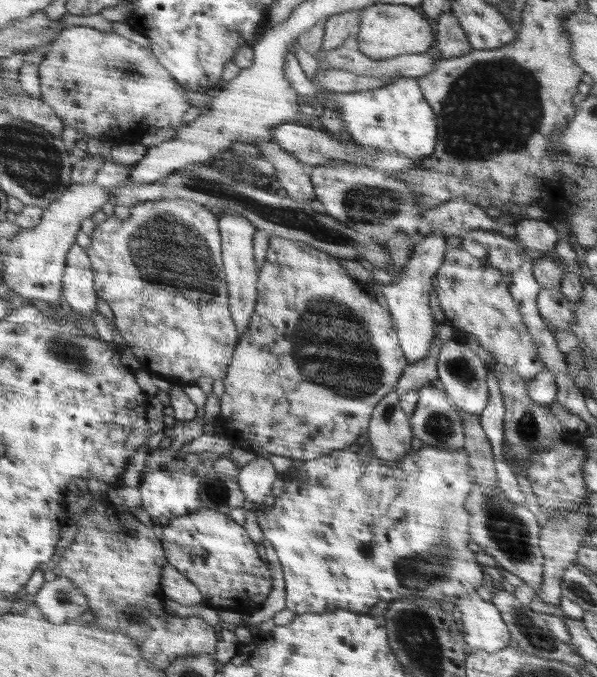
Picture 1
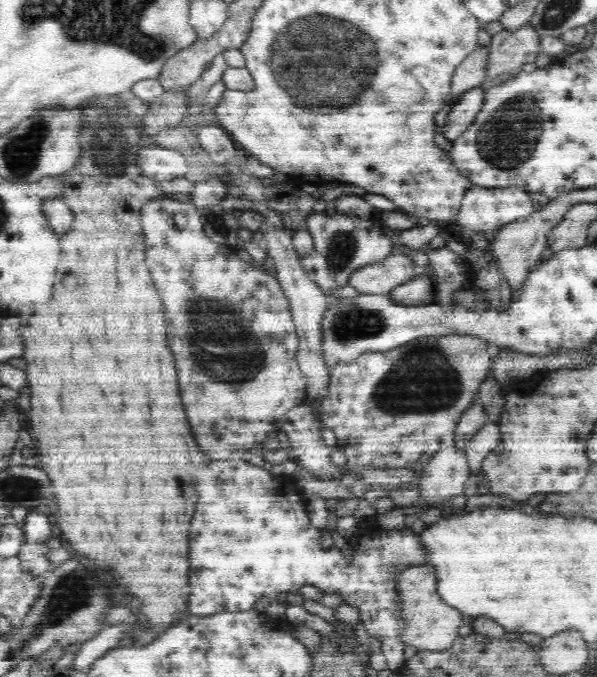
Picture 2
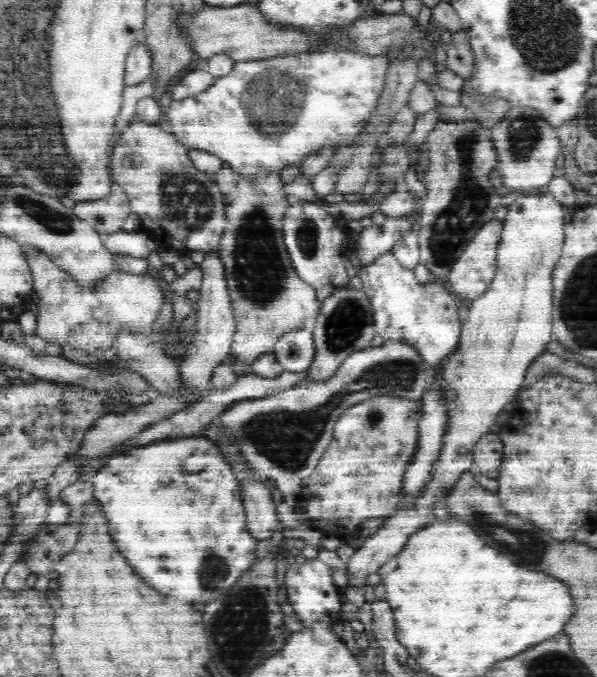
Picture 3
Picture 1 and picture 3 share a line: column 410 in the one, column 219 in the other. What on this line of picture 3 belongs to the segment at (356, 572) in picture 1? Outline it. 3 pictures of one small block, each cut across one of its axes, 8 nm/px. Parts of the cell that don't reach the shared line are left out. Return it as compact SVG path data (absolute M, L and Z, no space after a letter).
M204 436L198 437L174 437L166 438L166 440L156 440L150 444L124 449L119 453L114 453L103 467L90 478L93 484L94 496L100 496L100 504L104 504L104 516L108 522L108 528L112 532L112 536L116 536L116 548L120 548L120 552L124 552L124 556L128 556L128 560L132 560L132 568L136 568L136 572L140 572L140 576L144 576L144 580L148 580L148 584L152 584L152 588L160 588L160 592L168 592L168 596L178 598L182 592L186 594L184 600L192 600L192 602L204 602L204 600L216 600L220 598L224 592L228 592L234 588L236 582L240 580L240 576L245 575L254 566L256 546L259 540L253 536L247 526L246 514L244 514L244 506L242 506L242 496L240 490L240 482L237 482L236 476L232 474L229 463L225 460L224 455L217 450L216 444Z

